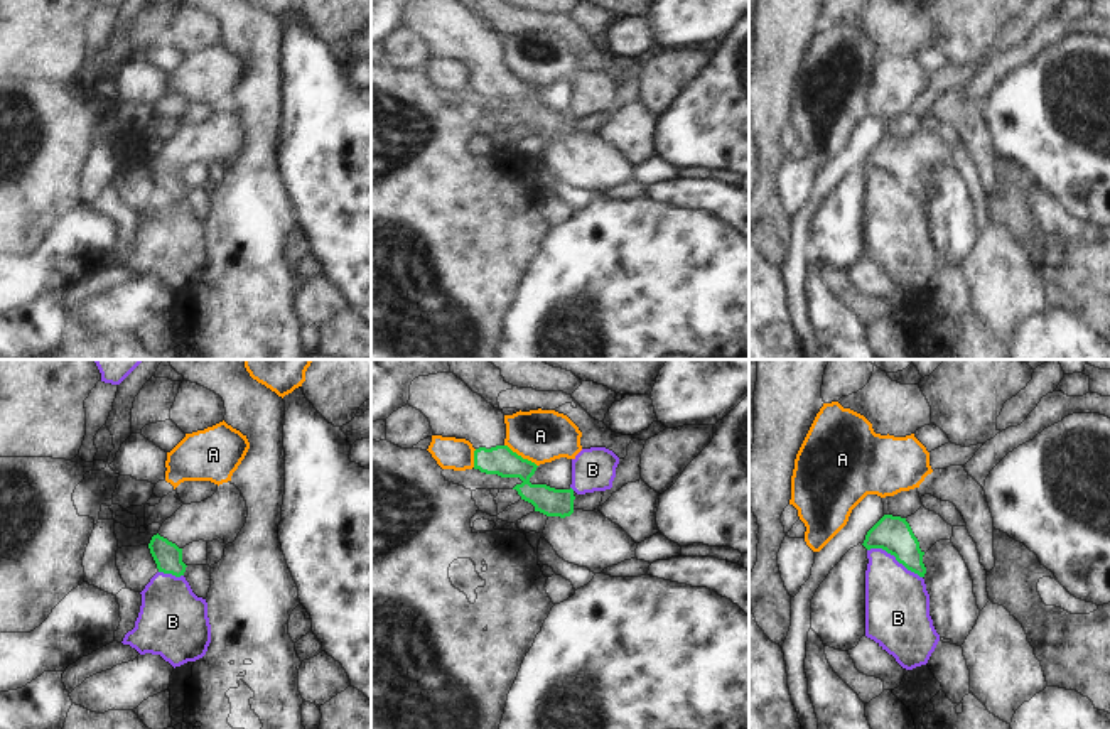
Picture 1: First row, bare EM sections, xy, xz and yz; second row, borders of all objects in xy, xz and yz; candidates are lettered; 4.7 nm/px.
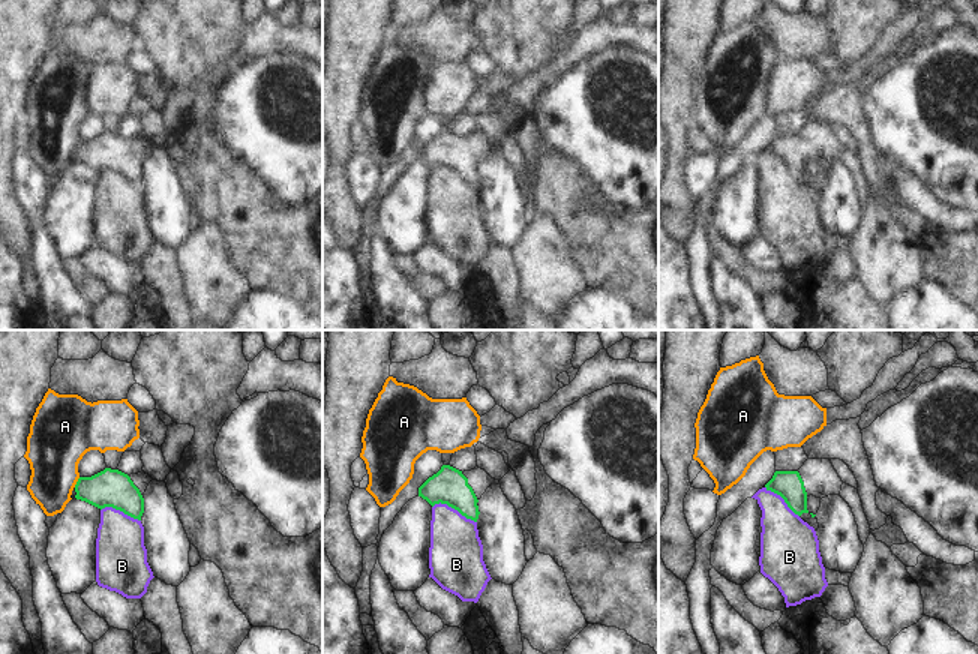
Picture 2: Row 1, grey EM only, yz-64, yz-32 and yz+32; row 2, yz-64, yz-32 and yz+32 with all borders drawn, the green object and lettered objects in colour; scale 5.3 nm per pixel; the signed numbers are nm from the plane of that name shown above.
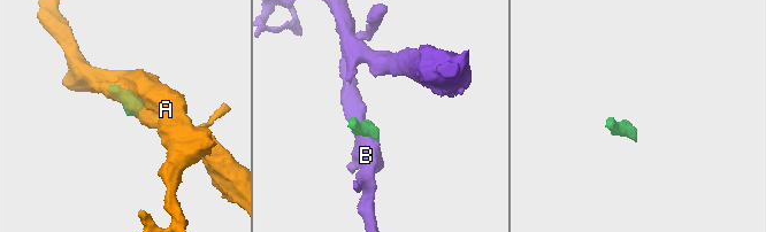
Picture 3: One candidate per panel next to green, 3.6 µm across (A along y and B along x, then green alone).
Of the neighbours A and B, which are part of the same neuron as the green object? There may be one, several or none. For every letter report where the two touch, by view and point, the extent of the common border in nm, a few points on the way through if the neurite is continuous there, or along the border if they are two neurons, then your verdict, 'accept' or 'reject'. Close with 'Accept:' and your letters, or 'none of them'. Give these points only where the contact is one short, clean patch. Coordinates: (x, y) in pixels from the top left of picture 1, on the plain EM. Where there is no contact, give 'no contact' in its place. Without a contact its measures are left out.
A: xz (520, 78) | 190 nm | along xz (505, 66), (537, 88) | reject
B: yz (894, 178) | 300 nm | along yz (867, 171), (884, 171), (921, 199) | reject
Accept: none of them

